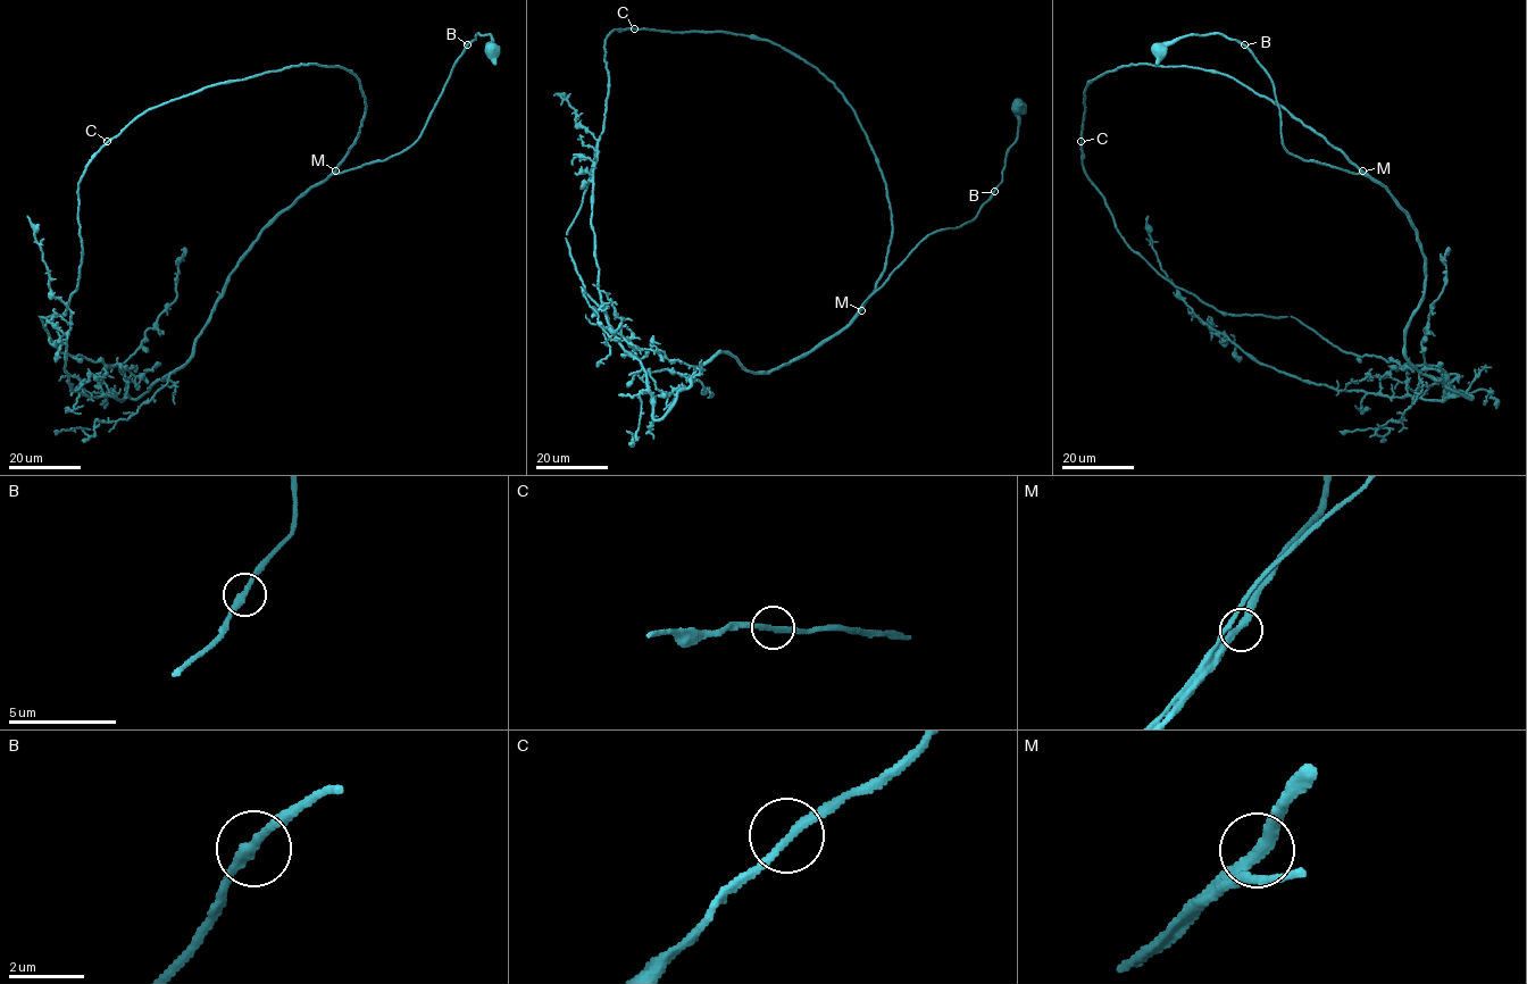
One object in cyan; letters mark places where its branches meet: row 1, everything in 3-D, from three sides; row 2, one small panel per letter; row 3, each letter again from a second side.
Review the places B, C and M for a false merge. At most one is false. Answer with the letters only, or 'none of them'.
none of them

